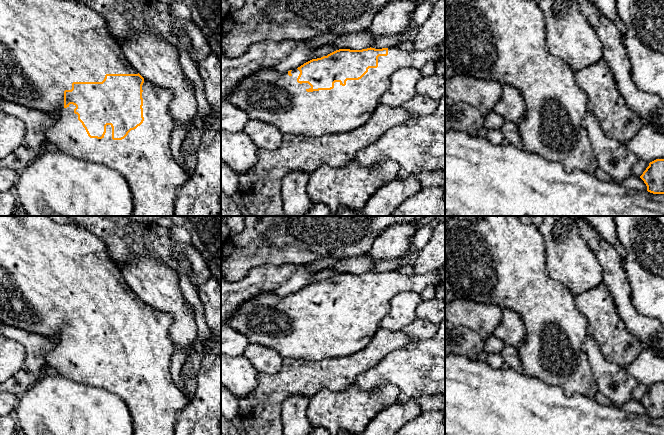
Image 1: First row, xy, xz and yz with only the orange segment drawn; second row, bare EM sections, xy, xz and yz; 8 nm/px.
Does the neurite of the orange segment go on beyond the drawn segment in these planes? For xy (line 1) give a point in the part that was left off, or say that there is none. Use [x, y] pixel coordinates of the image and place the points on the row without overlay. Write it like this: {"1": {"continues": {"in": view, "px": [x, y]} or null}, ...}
{"1": {"continues": {"in": "xy", "px": [46, 268]}}}

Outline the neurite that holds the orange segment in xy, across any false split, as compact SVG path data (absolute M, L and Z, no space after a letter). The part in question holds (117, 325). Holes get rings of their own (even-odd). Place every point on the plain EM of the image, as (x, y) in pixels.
M0 216L0 322L49 338L57 336L56 346L46 356L46 365L55 368L58 374L70 380L98 386L117 395L132 416L133 435L175 435L179 413L189 403L189 399L174 384L170 375L171 358L175 351L169 336L173 321L170 314L150 307L134 293L115 265L106 243L85 227L76 223L59 224L48 216Z

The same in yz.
M656 383L640 400L647 410L647 415L653 418L664 418L664 383Z

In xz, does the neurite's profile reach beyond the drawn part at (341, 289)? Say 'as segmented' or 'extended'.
extended

